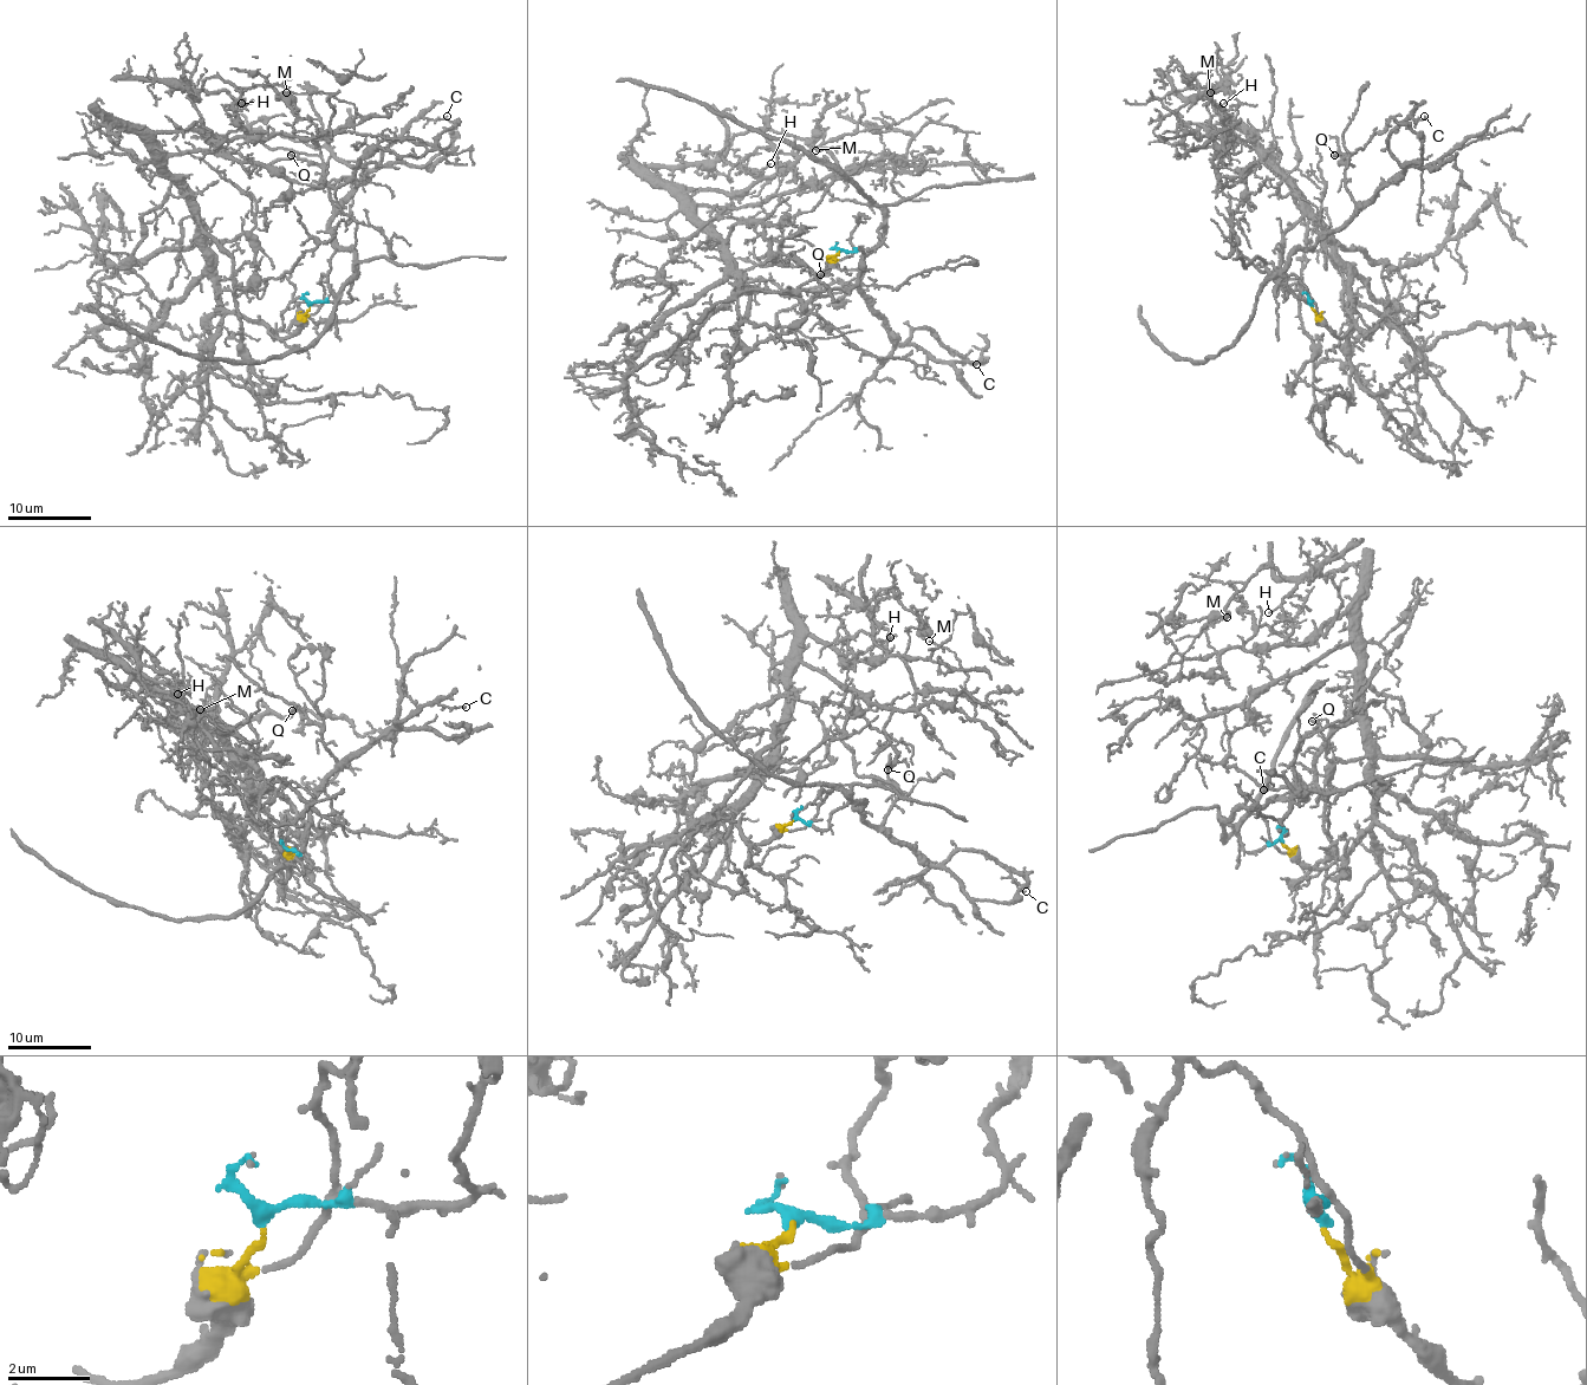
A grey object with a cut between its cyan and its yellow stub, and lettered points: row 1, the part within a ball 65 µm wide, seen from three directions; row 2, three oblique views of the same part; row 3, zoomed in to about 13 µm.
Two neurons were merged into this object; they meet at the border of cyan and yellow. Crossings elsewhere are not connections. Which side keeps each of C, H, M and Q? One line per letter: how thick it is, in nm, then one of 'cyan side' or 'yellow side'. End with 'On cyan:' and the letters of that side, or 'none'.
C: 90 nm thick; cyan side
H: 110 nm thick; yellow side
M: 110 nm thick; yellow side
Q: 120 nm thick; cyan side
On cyan: C, Q

